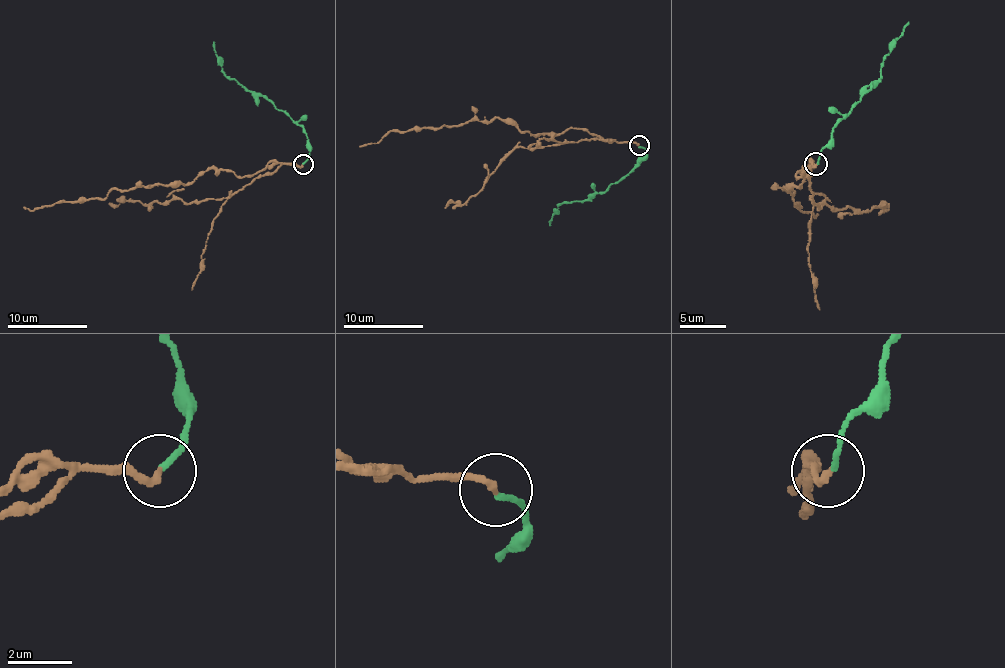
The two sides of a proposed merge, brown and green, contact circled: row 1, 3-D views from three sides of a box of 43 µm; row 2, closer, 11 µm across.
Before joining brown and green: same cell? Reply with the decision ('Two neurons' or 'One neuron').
Two neurons

